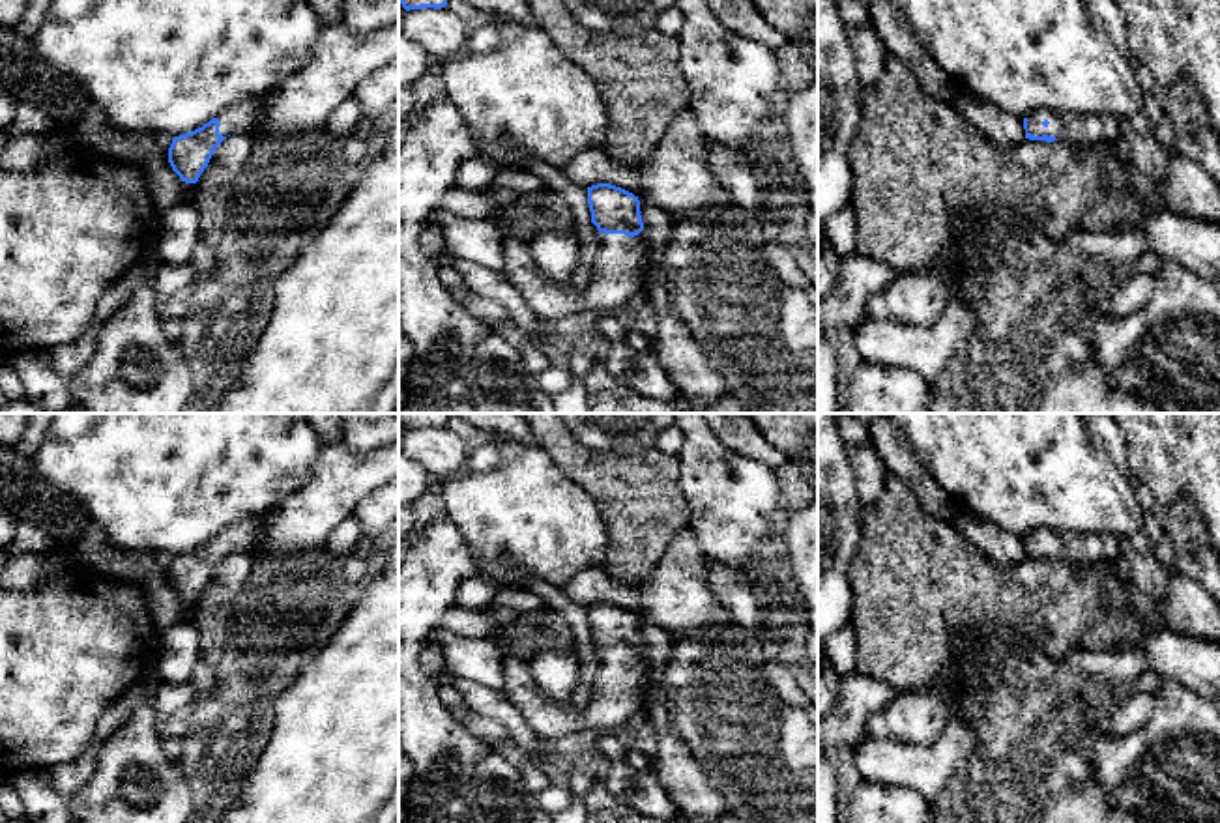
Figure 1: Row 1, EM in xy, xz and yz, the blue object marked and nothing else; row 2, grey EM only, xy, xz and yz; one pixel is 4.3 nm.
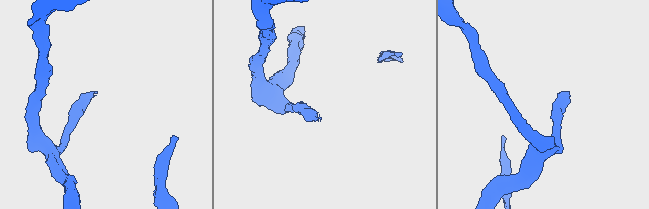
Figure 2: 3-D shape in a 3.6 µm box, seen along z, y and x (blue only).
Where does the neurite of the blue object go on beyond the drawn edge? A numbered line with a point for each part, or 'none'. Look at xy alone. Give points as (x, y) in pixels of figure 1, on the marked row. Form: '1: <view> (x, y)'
1: xy (242, 118)

